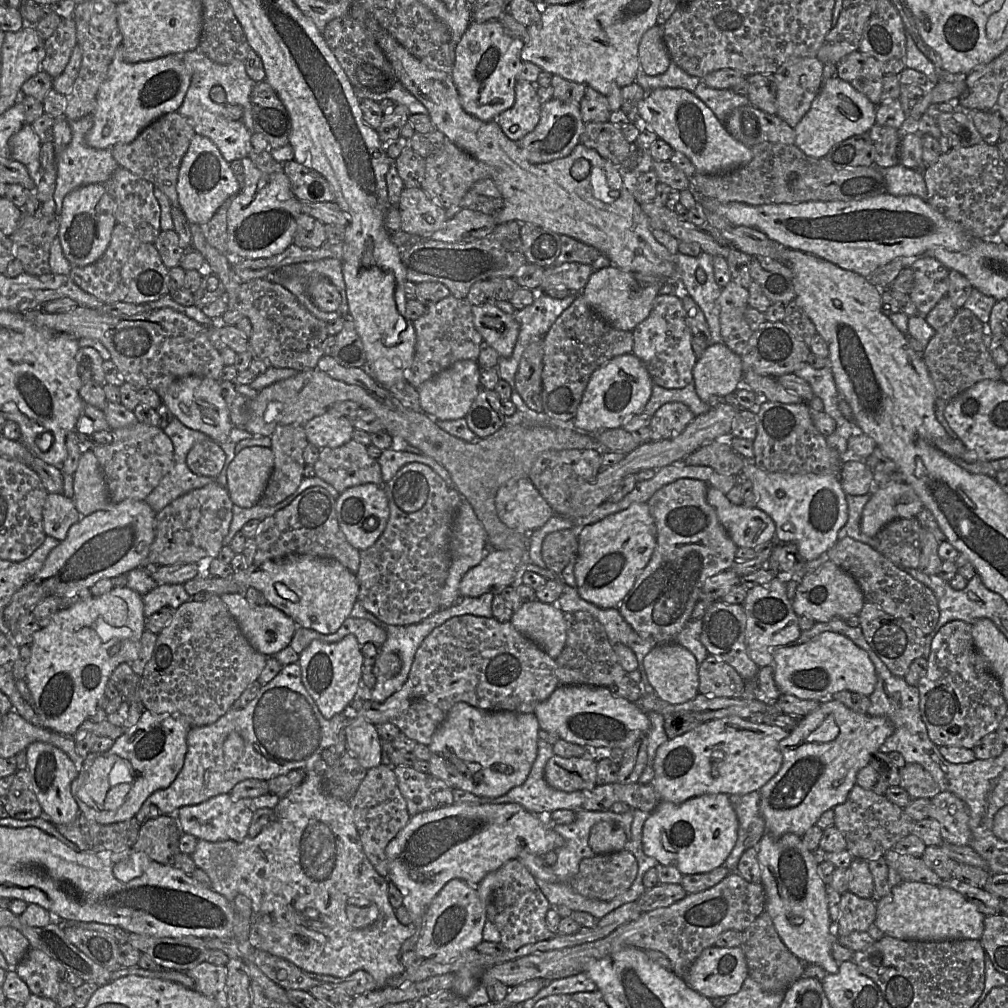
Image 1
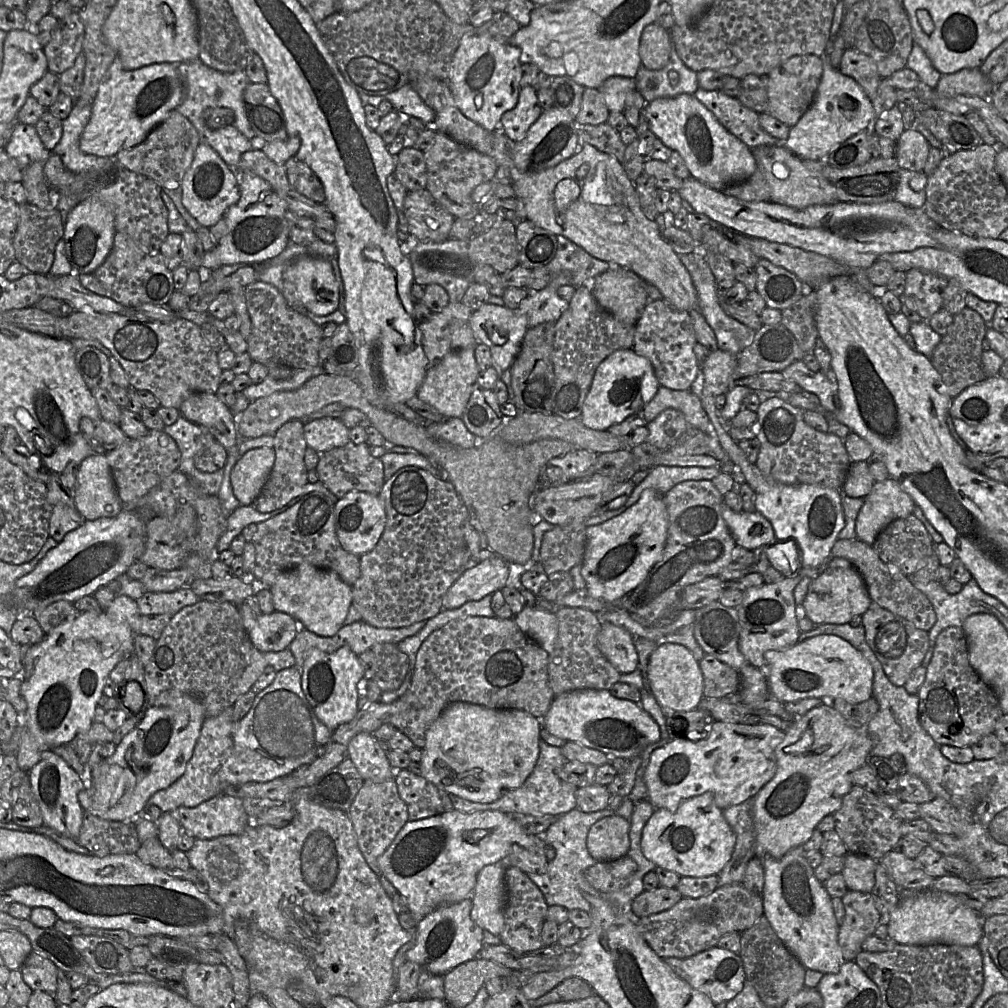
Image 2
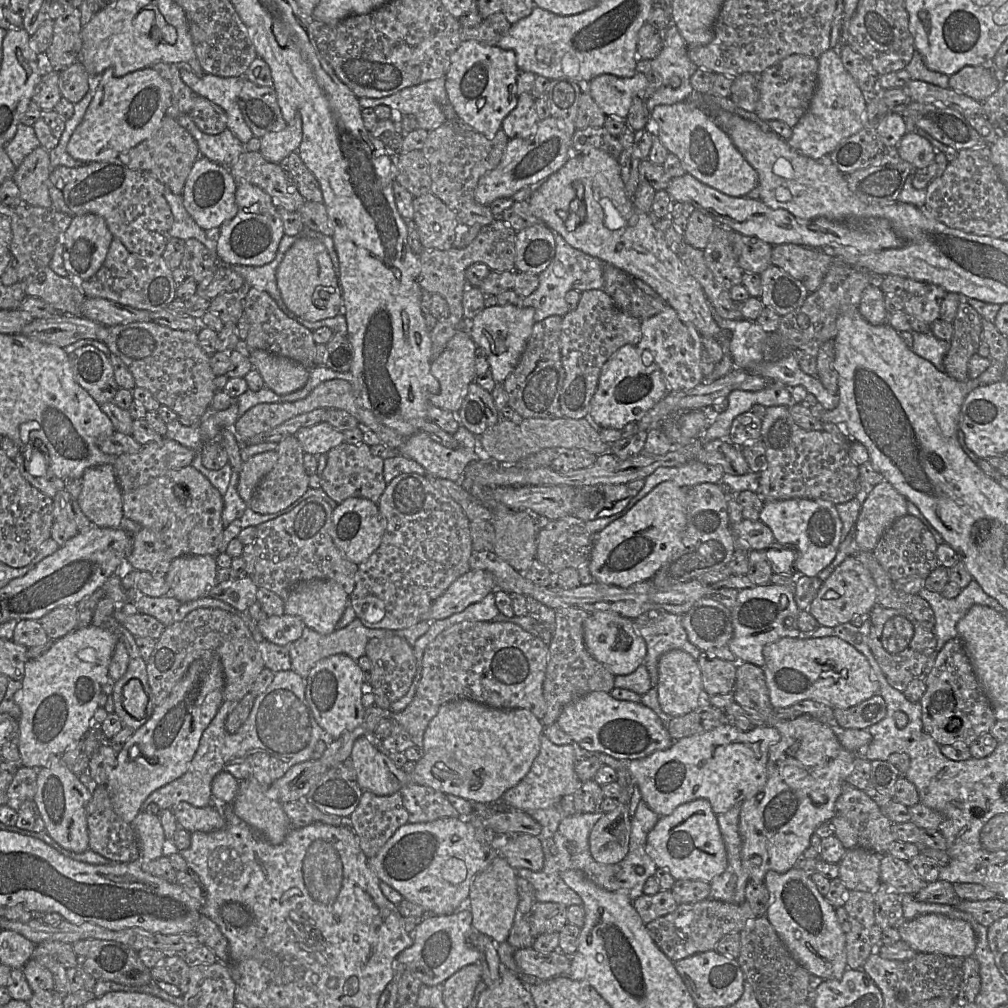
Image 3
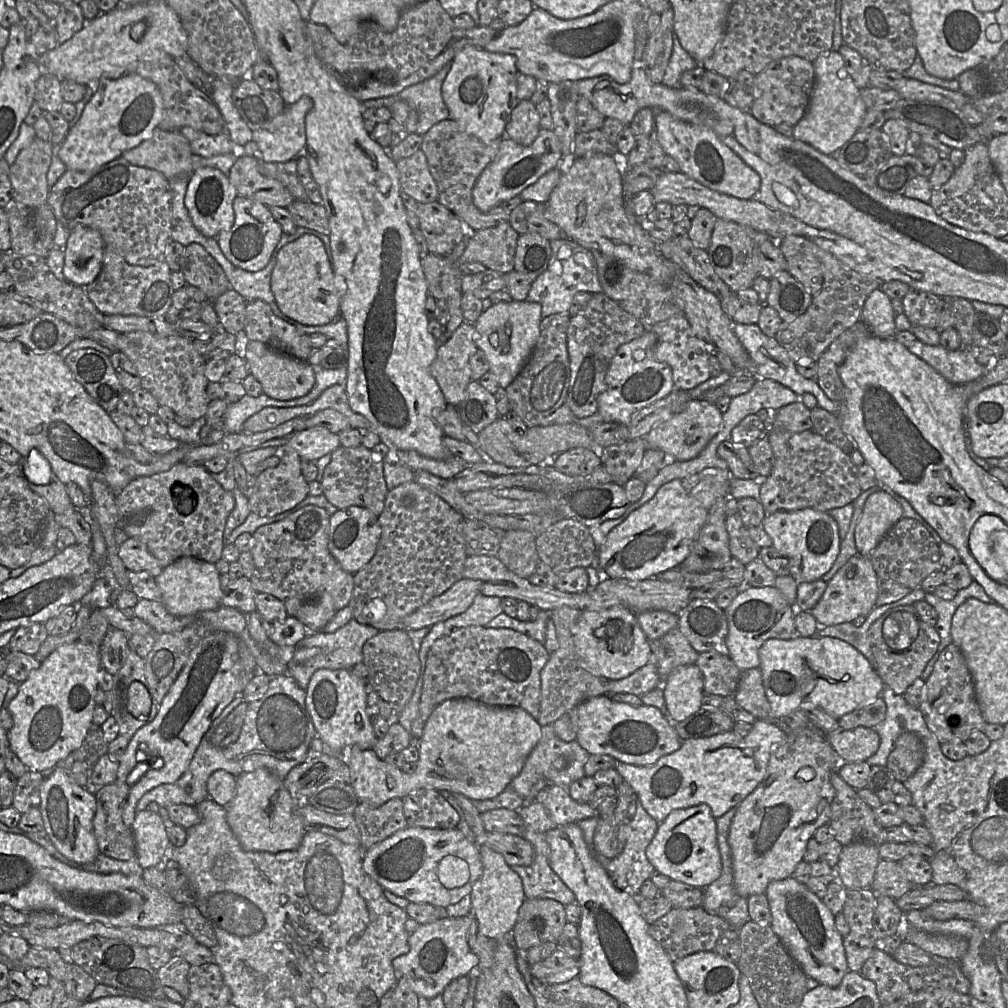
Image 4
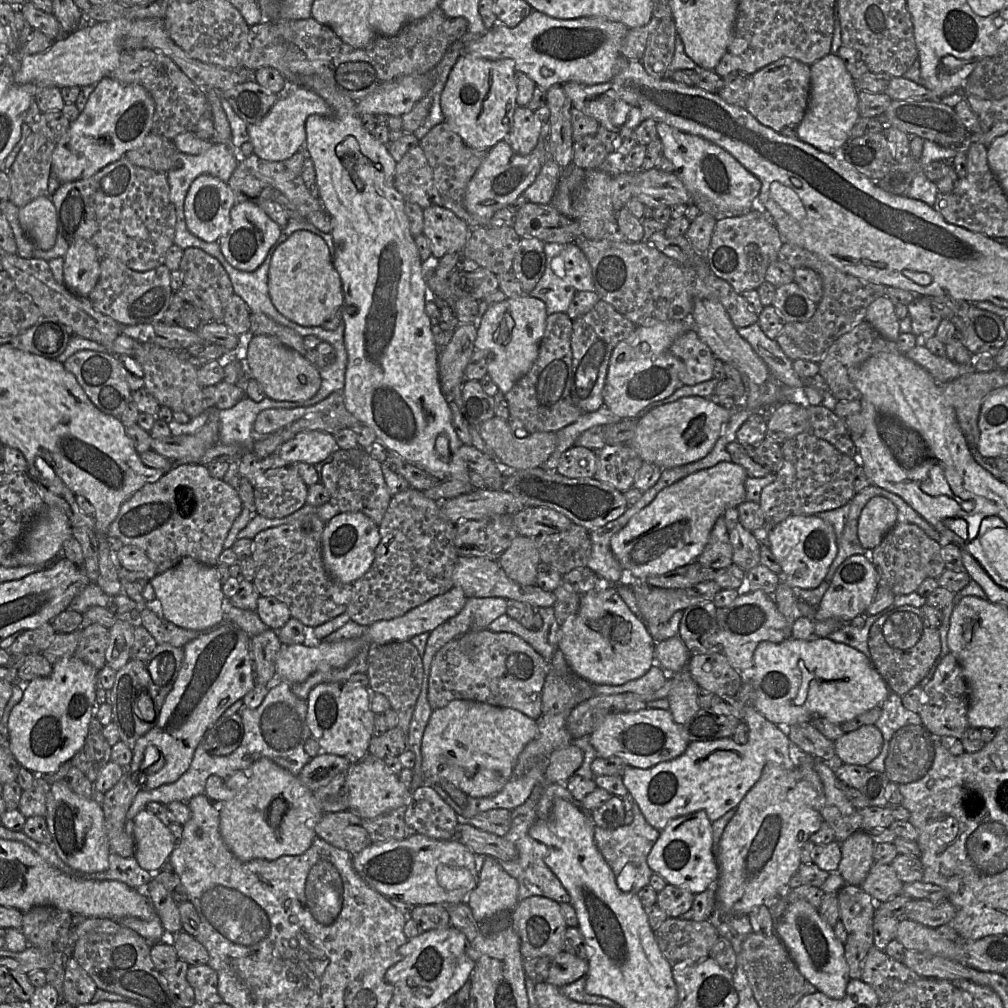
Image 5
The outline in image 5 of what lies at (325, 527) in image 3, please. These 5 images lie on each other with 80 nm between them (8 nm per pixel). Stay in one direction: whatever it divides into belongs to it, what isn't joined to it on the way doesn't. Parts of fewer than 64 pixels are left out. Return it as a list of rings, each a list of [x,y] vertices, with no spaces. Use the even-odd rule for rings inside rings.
[[[307,514],[291,524],[259,532],[252,543],[254,587],[261,596],[283,602],[291,618],[308,628],[315,628],[346,612],[352,595],[352,585],[335,580],[324,566],[322,536],[326,524],[317,514]]]

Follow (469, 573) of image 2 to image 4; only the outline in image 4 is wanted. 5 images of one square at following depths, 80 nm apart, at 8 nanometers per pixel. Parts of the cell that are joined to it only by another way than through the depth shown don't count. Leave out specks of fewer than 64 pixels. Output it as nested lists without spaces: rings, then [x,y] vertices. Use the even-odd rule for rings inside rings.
[[[462,578],[402,621],[402,629],[418,630],[465,612],[480,593],[479,580]]]

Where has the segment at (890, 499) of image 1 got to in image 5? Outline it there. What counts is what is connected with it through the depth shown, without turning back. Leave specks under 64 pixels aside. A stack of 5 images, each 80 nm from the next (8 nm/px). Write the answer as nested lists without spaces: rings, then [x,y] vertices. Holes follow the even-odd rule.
[[[882,496],[871,498],[858,521],[858,538],[863,548],[873,550],[896,525],[898,510],[894,503]]]

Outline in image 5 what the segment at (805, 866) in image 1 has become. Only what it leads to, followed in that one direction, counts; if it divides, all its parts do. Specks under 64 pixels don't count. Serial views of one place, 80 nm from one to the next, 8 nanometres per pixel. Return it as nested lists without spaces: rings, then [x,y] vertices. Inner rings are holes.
[[[806,900],[790,903],[776,922],[775,933],[807,981],[829,998],[840,1000],[845,997],[851,979],[845,947],[835,936],[834,928],[822,919],[818,909]]]

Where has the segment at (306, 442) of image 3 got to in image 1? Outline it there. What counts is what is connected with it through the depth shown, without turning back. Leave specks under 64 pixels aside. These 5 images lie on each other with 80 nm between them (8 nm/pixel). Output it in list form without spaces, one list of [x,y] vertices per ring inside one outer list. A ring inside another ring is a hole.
[[[328,409],[308,421],[304,430],[308,442],[322,449],[337,448],[352,440],[354,427],[348,417]]]

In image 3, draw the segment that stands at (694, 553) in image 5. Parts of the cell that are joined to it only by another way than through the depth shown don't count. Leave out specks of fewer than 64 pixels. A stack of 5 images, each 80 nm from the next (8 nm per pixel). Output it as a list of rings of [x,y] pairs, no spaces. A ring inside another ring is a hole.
[[[673,481],[658,484],[625,515],[614,520],[594,535],[594,544],[589,560],[589,570],[594,582],[619,587],[629,587],[649,580],[670,559],[678,548],[687,524],[687,493],[689,487],[679,487]]]

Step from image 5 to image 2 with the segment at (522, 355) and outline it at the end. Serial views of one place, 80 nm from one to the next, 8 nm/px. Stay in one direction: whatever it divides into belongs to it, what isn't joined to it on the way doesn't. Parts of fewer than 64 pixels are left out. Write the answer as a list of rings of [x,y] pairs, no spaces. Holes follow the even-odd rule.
[[[486,303],[472,311],[471,328],[478,342],[490,348],[492,366],[500,375],[519,354],[528,321],[518,309]]]

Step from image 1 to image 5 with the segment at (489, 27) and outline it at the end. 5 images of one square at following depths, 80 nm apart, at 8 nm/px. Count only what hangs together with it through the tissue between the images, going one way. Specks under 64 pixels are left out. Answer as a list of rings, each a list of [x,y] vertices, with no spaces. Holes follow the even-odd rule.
[[[464,52],[457,59],[441,94],[441,108],[445,122],[467,146],[488,151],[506,138],[518,107],[515,74],[511,58],[487,60]]]

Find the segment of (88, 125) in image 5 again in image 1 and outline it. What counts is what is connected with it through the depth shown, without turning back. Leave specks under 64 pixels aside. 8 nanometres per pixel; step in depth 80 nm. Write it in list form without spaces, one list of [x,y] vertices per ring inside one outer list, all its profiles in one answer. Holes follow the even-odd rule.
[[[122,43],[118,46],[109,65],[107,76],[101,84],[93,111],[93,126],[86,136],[86,143],[95,149],[111,149],[114,145],[132,142],[153,121],[179,109],[191,83],[191,74],[179,55],[167,55],[148,61],[128,63],[124,60]]]

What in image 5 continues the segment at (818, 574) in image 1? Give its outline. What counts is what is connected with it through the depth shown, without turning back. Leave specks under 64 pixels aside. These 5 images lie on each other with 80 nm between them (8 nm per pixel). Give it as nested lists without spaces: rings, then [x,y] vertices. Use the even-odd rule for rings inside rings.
[[[864,555],[848,557],[835,571],[827,591],[816,608],[813,620],[818,622],[835,618],[850,622],[855,617],[865,614],[878,586],[878,573],[870,559]]]

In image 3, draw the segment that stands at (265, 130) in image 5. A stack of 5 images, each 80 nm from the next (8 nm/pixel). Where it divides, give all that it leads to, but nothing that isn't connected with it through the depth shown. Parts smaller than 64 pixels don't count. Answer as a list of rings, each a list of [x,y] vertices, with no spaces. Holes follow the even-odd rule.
[[[297,114],[281,131],[269,132],[260,138],[261,155],[271,163],[280,163],[290,153],[298,150],[302,141],[302,118]]]

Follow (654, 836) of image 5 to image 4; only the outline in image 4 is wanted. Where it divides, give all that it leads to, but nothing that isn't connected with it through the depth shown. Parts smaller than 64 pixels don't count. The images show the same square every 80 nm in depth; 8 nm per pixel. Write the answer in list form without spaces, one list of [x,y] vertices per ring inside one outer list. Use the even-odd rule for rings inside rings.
[[[639,798],[637,799],[636,803],[636,812],[634,818],[629,823],[623,824],[623,834],[625,838],[624,849],[615,858],[606,858],[598,854],[594,849],[594,833],[600,820],[598,817],[583,819],[578,821],[577,824],[583,832],[584,840],[591,854],[605,869],[616,889],[629,892],[630,894],[638,897],[641,885],[646,879],[651,877],[655,870],[654,866],[646,857],[646,848],[653,840],[659,823],[646,812]]]

